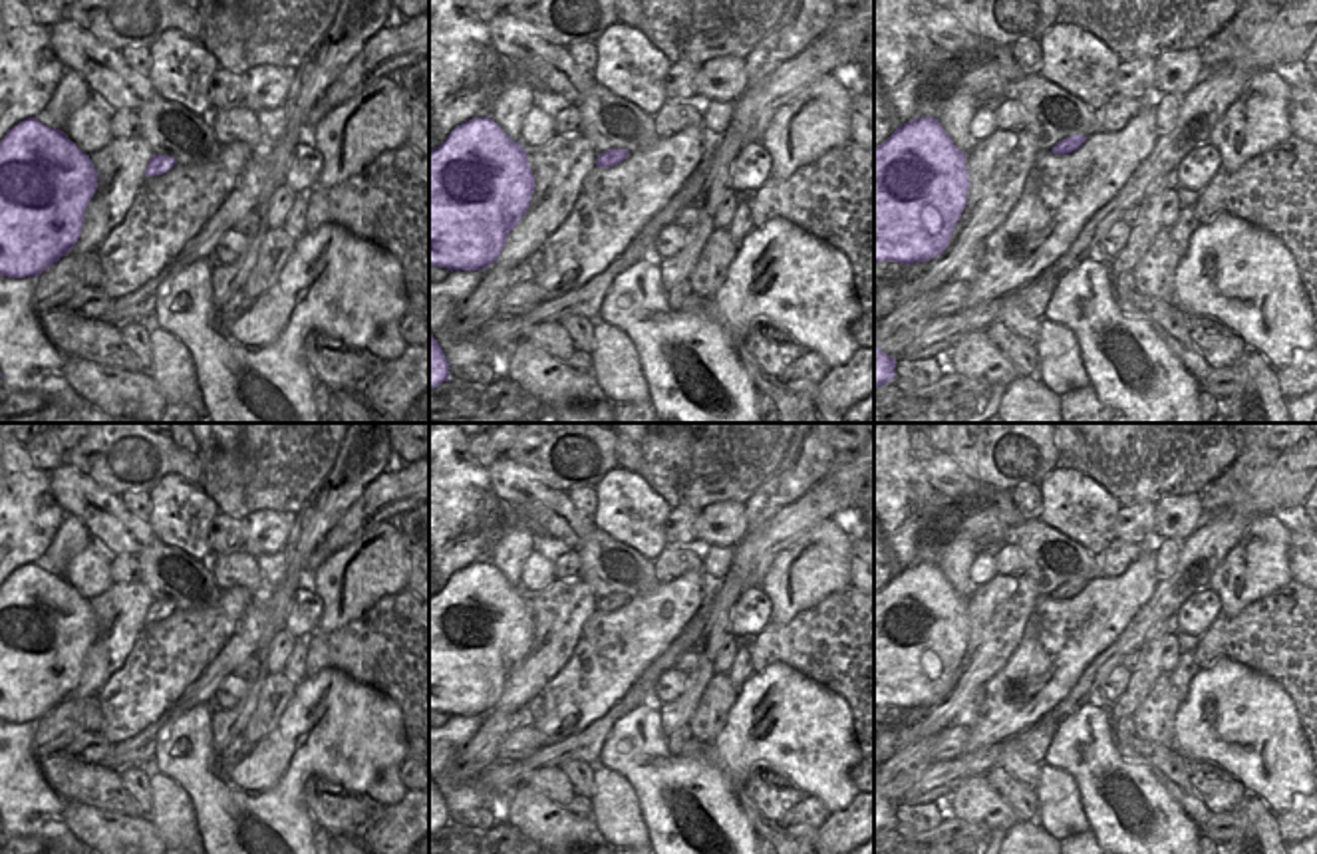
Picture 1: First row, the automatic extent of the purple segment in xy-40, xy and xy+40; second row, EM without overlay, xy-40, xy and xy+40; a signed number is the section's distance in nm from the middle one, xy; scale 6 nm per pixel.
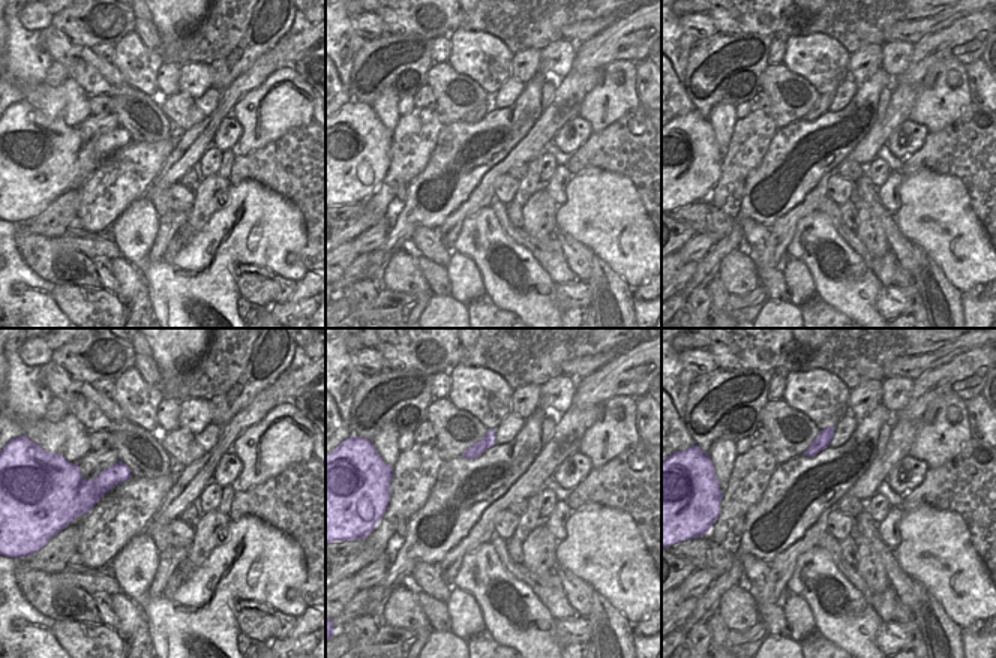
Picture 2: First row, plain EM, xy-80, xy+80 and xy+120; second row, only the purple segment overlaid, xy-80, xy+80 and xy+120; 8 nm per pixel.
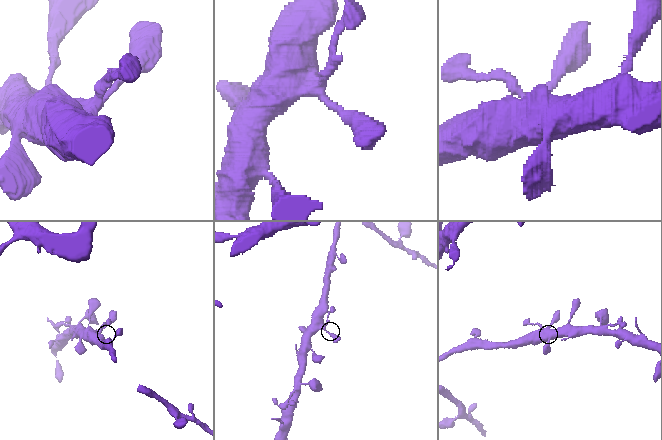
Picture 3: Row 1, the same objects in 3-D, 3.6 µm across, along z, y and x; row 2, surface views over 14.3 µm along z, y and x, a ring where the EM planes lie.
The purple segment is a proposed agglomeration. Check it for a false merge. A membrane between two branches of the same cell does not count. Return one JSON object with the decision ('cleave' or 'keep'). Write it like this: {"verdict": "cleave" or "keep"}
{"verdict": "keep"}

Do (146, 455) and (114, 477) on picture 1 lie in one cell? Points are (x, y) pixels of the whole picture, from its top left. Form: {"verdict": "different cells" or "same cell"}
{"verdict": "same cell"}

